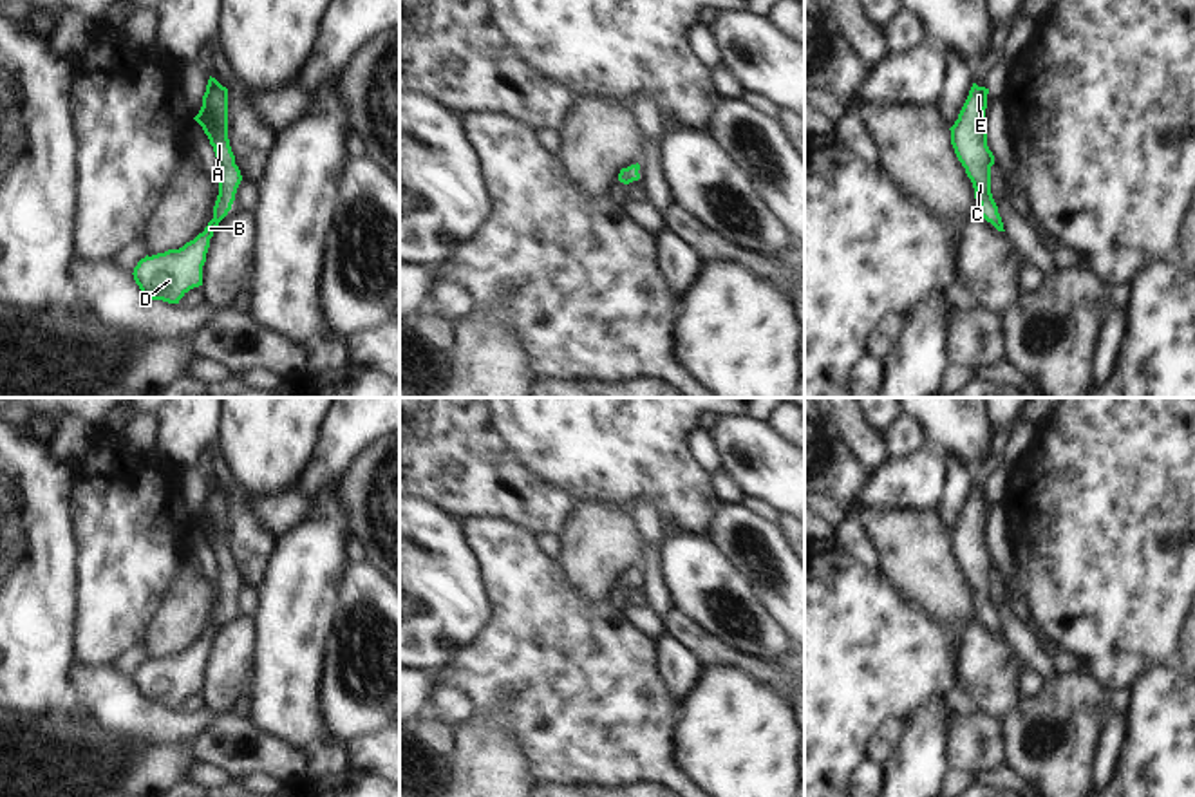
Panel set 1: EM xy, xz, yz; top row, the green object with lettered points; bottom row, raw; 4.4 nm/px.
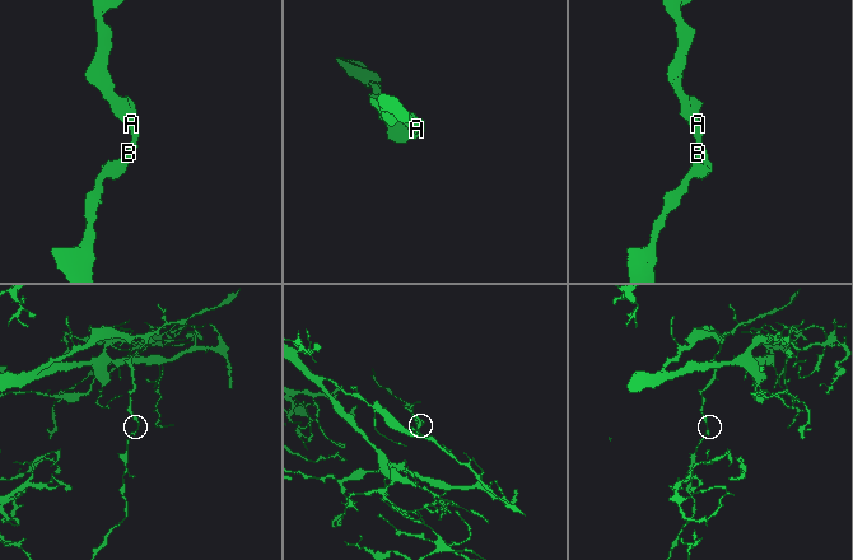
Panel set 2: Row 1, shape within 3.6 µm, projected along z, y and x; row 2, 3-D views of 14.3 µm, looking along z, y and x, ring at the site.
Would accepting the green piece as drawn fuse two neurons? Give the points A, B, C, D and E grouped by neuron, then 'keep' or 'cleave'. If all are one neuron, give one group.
groups A B C D E; keep

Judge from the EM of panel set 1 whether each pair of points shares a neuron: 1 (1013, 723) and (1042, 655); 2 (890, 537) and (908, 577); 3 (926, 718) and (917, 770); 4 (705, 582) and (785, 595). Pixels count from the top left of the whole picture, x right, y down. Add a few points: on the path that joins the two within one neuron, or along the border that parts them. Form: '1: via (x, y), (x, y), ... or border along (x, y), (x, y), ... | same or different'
1: border along (1062, 673), (1049, 682) | different
2: via (899, 546), (908, 555), (908, 568) | same
3: via (926, 731), (921, 758) | same
4: border along (725, 555), (754, 600), (776, 624) | different

